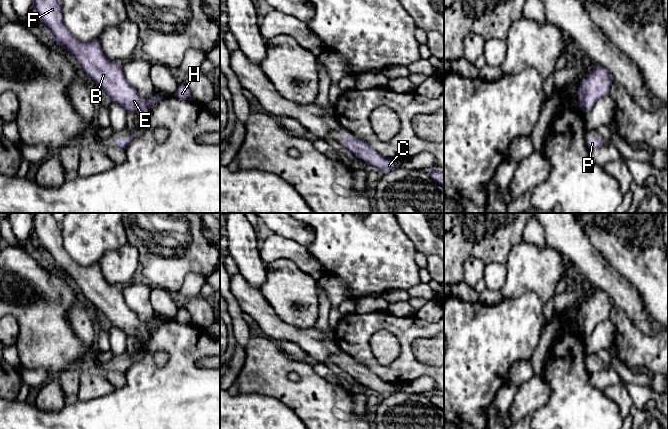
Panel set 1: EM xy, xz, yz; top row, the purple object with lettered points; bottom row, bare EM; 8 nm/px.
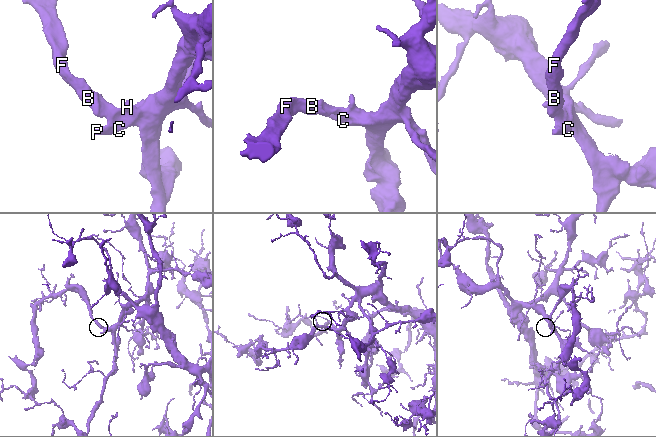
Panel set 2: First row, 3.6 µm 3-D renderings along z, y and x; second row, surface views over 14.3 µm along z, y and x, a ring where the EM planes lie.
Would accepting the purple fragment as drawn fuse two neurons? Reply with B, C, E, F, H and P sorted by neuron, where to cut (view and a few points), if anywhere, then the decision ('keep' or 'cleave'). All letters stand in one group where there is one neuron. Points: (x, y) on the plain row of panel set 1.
groups B C E F H P; cut none; keep

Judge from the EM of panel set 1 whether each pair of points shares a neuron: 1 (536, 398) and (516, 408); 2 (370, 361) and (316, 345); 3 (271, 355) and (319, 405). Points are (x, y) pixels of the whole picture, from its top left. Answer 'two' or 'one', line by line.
1: one
2: two
3: one

